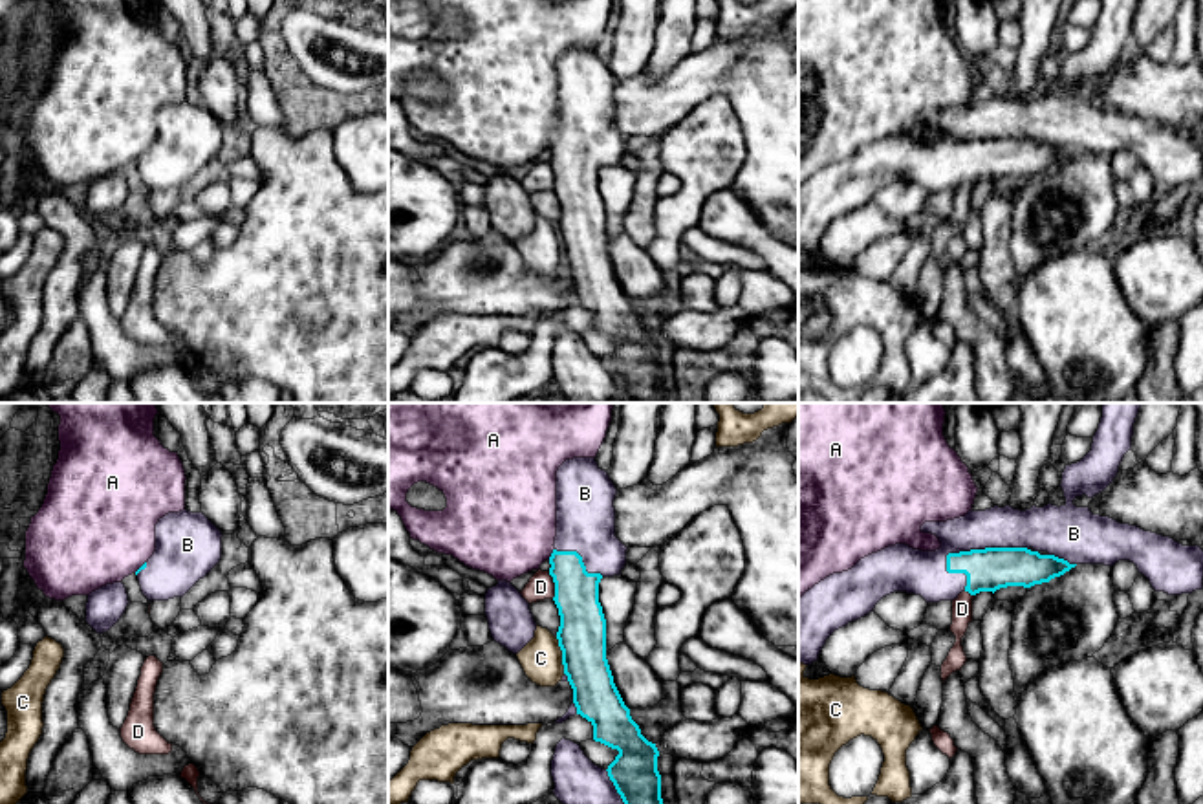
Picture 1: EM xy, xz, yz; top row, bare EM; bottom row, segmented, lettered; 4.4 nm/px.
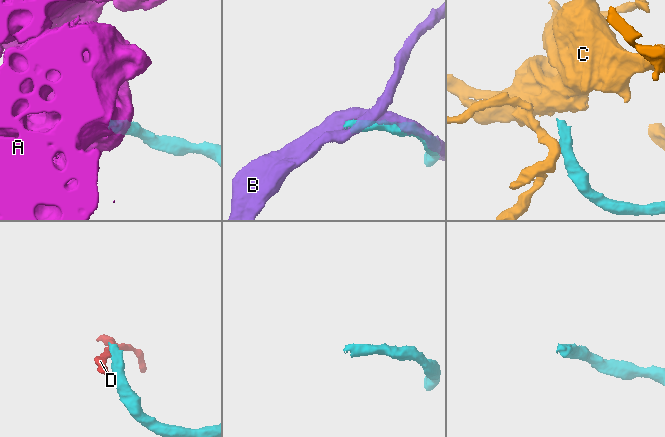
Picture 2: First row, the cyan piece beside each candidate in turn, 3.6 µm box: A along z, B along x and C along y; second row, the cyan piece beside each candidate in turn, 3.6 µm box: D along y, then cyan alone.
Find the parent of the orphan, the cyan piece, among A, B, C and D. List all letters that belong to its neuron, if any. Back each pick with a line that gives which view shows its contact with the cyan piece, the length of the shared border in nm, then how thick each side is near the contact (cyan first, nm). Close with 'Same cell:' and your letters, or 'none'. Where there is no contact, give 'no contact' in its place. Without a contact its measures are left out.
B: yz | 380 nm | 190/180 nm
Same cell: B

